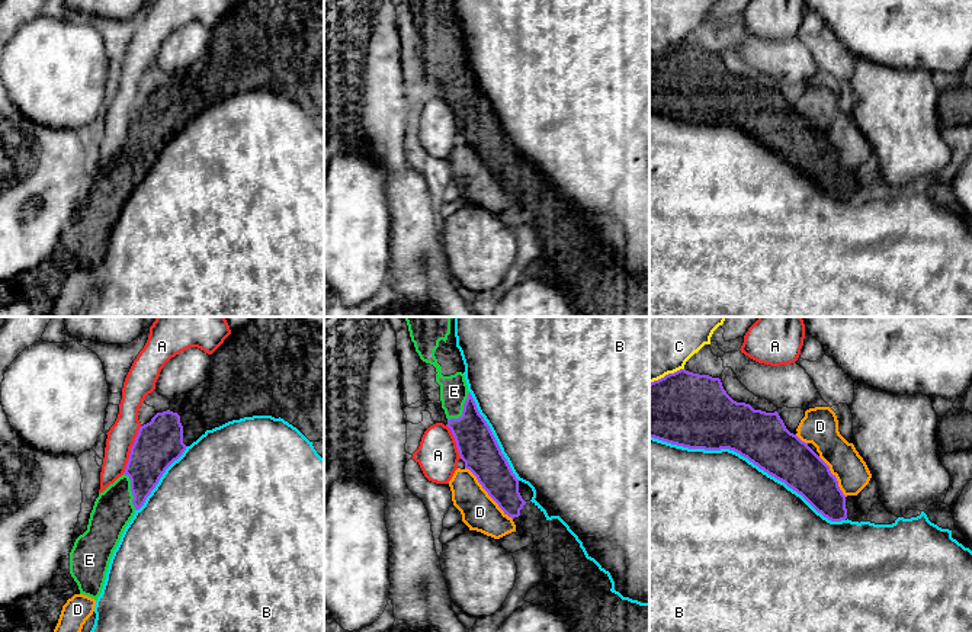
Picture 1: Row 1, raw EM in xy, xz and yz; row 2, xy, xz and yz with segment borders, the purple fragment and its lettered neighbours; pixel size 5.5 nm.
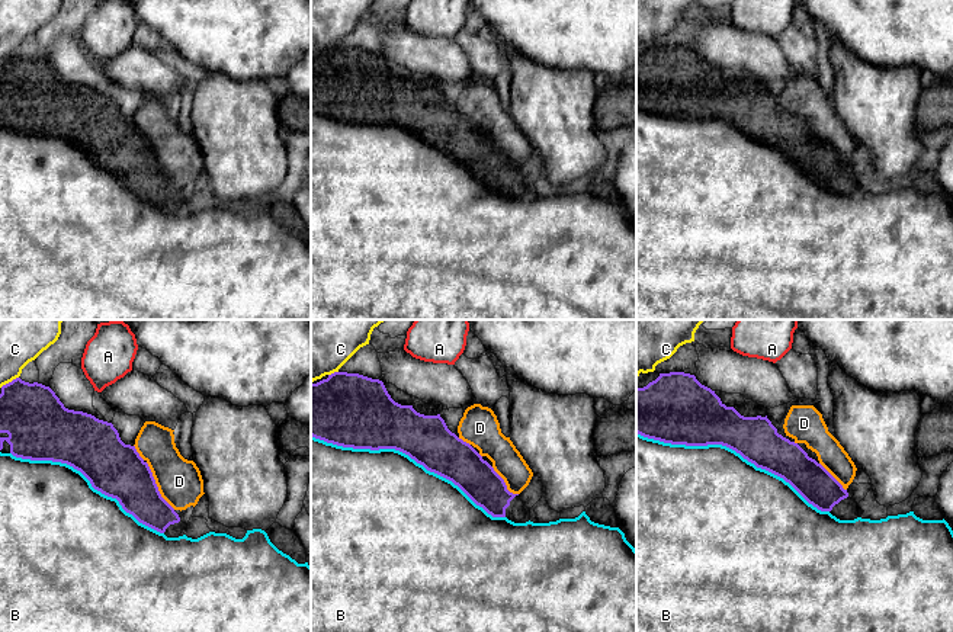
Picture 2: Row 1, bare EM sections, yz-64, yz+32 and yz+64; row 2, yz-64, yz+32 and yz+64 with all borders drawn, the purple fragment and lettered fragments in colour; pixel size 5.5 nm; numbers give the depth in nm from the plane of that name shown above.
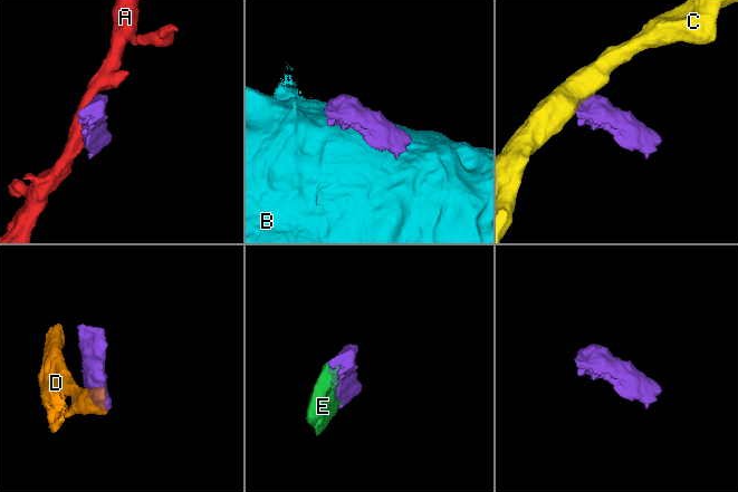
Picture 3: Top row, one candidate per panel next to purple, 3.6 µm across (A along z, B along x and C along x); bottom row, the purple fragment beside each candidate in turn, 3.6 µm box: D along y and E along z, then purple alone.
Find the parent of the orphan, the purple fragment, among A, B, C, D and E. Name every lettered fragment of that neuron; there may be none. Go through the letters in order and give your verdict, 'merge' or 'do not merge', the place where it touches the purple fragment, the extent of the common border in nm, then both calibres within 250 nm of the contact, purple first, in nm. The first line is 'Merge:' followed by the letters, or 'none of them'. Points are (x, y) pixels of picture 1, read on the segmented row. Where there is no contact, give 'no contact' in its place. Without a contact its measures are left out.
Merge: E
A: do not merge | xy (131, 449) | 280 nm | 260/150 nm
B: do not merge | yz (747, 458) | 1200 nm | 280/480 nm
C: do not merge | yz (666, 375) | 220 nm | 420/500 nm
D: do not merge | xz (487, 491) | 400 nm | 220/200 nm
E: merge | xy (131, 490) | 220 nm | 240/220 nm

